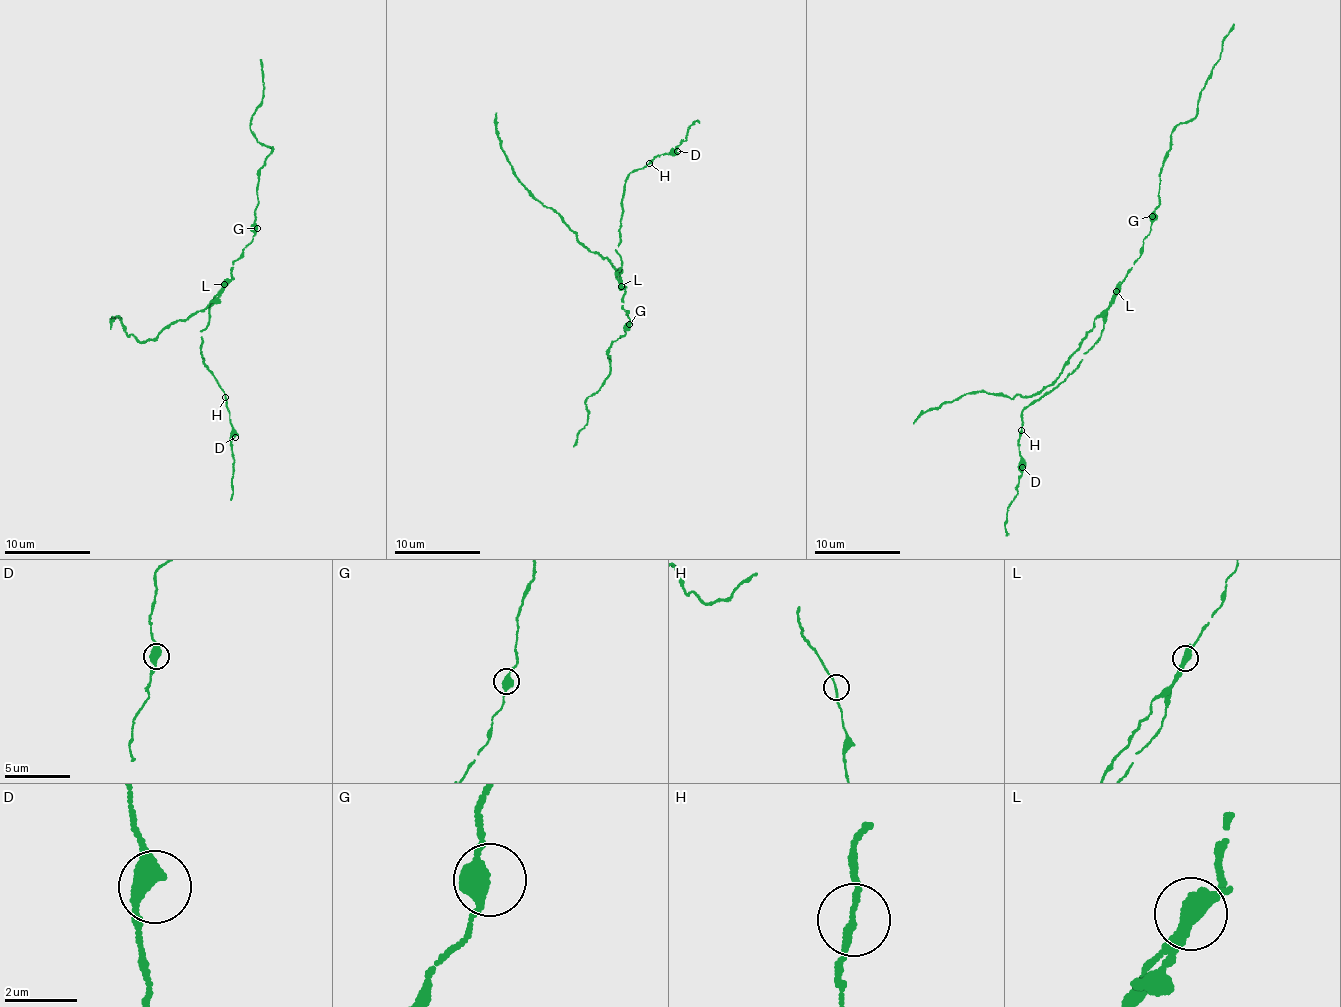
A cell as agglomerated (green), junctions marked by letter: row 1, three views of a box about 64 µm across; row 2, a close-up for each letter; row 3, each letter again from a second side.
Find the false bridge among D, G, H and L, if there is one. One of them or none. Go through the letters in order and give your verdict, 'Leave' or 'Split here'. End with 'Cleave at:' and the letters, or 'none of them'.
D: Leave
G: Leave
H: Leave
L: Split here
Cleave at: L

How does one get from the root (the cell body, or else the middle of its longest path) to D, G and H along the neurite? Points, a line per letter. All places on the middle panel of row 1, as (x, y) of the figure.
D: (625, 289), (616, 277), (623, 265), (615, 250), (621, 239), (624, 184), (631, 172), (658, 155), (677, 151)
G: (625, 289), (622, 306), (630, 320), (629, 324)
H: (625, 289), (616, 277), (623, 265), (615, 250), (621, 239), (620, 221), (624, 184), (631, 172), (650, 164)

